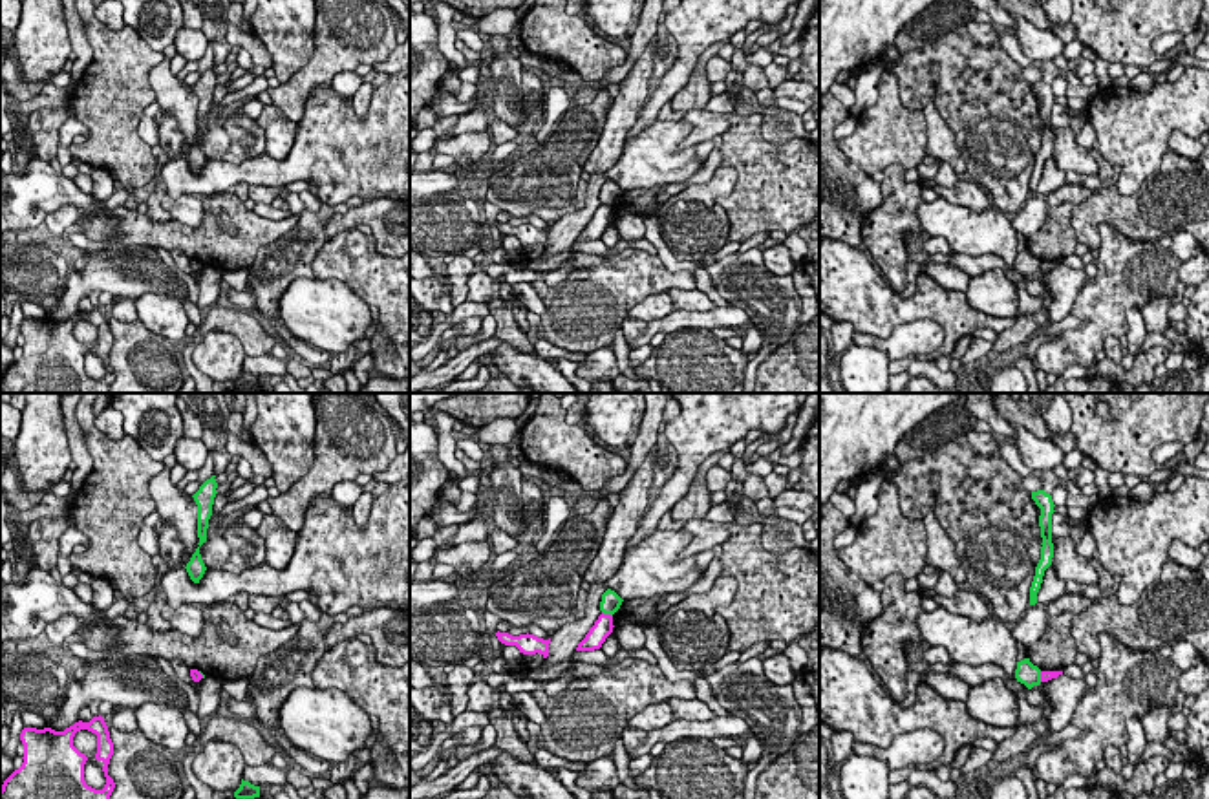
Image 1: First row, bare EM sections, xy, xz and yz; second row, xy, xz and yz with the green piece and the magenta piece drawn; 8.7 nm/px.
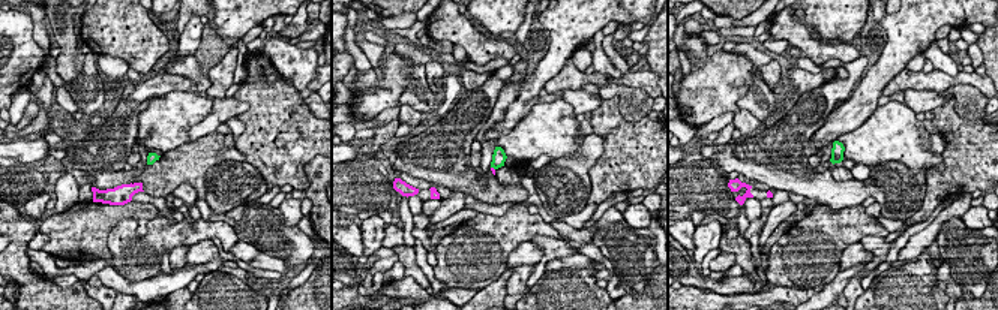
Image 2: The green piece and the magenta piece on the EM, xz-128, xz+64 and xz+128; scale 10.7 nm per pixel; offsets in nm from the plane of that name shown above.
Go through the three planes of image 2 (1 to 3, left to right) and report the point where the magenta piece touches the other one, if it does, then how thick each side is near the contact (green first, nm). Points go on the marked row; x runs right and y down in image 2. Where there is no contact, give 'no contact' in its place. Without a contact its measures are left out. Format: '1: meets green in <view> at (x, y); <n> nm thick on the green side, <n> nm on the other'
1: no contact
2: meets green in xz+64 at (492, 166); 160 nm thick on the green side, 50 nm on the other
3: no contact

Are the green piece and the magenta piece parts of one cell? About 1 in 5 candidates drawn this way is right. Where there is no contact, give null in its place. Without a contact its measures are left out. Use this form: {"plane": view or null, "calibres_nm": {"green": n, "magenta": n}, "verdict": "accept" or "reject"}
{"plane": "xz", "calibres_nm": {"green": 170, "magenta": 170}, "verdict": "reject"}

